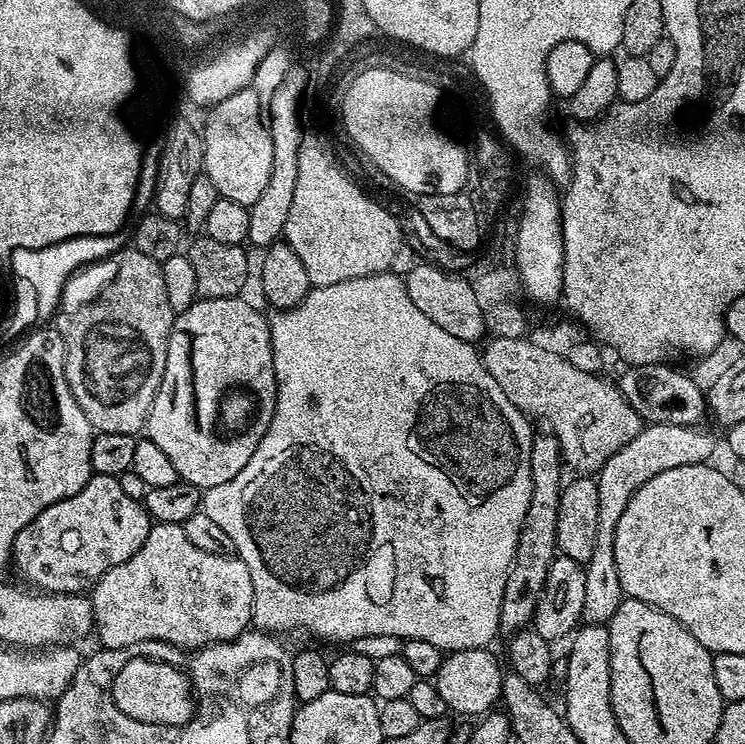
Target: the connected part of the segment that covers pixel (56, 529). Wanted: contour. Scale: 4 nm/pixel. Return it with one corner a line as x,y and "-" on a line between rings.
93,475
78,490
78,494
62,498
49,508
43,508
33,520
14,538
12,560
20,567
20,572
28,580
37,584
37,589
48,594
76,594
81,591
76,579
95,582
99,576
106,574
114,566
126,562
137,552
138,546
146,542
146,534
150,527
148,509
141,501
130,498
122,490
117,477

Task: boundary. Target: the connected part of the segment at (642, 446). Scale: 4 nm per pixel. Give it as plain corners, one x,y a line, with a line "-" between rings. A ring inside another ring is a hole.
673,424
645,425
624,447
611,455
597,472
598,486
598,538
594,542
594,554
584,564
586,574
586,602
583,619
590,624
607,625
609,618
618,610
622,599
618,582
618,566
614,562
614,534
618,530
618,518
630,506
630,498
638,490
665,470
678,466
690,466
711,461
716,440
700,426
674,426

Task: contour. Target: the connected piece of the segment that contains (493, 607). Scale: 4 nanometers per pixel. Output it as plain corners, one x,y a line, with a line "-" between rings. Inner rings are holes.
391,271
380,272
376,276
367,276
366,278
354,278
346,282
338,282
334,286
313,287
306,294
306,298
298,306
287,310
280,310
271,317
268,329
272,339
272,353
274,354
274,374
276,375
276,409
274,418
262,438
258,442
258,450
254,450
254,455
250,457
250,462
230,478
222,486
214,486
207,489
202,496
202,510
210,514
217,526
222,526
226,534
230,534
235,555
239,556
242,562
246,562
246,570
250,570
250,582
254,586
254,598
252,599
252,624
259,631
269,634
284,634
291,628
309,628
316,636
321,636
324,640
348,640
354,642
358,638
367,636
377,636
386,634
387,636
398,636
401,641
421,640
422,642
434,642
445,653
457,652
458,650
470,650
471,648
488,648
491,640
495,638
496,632
501,631
500,626
500,607
502,606
502,594
506,586
508,571
512,565
512,559
518,546
518,534
522,522
526,518
526,506
530,506
530,494
532,493
531,484
531,446
534,437
529,417
524,416
502,394
498,382
486,370
481,353
473,345
467,344
462,338
454,338
454,334
446,334
438,322
430,322
418,306
410,300
410,294
406,294
406,286
403,279
398,275
392,276

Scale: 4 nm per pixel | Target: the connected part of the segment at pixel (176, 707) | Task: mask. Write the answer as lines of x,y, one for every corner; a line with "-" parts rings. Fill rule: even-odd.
136,660
136,664
120,666
117,671
117,674
115,672
114,677
111,679
110,691
112,701
124,714
130,714
135,720
143,719
174,728
182,728
195,716
195,695
191,681
181,669
180,671
176,669
173,663
169,662
166,667
160,668
159,664
143,664
143,662

